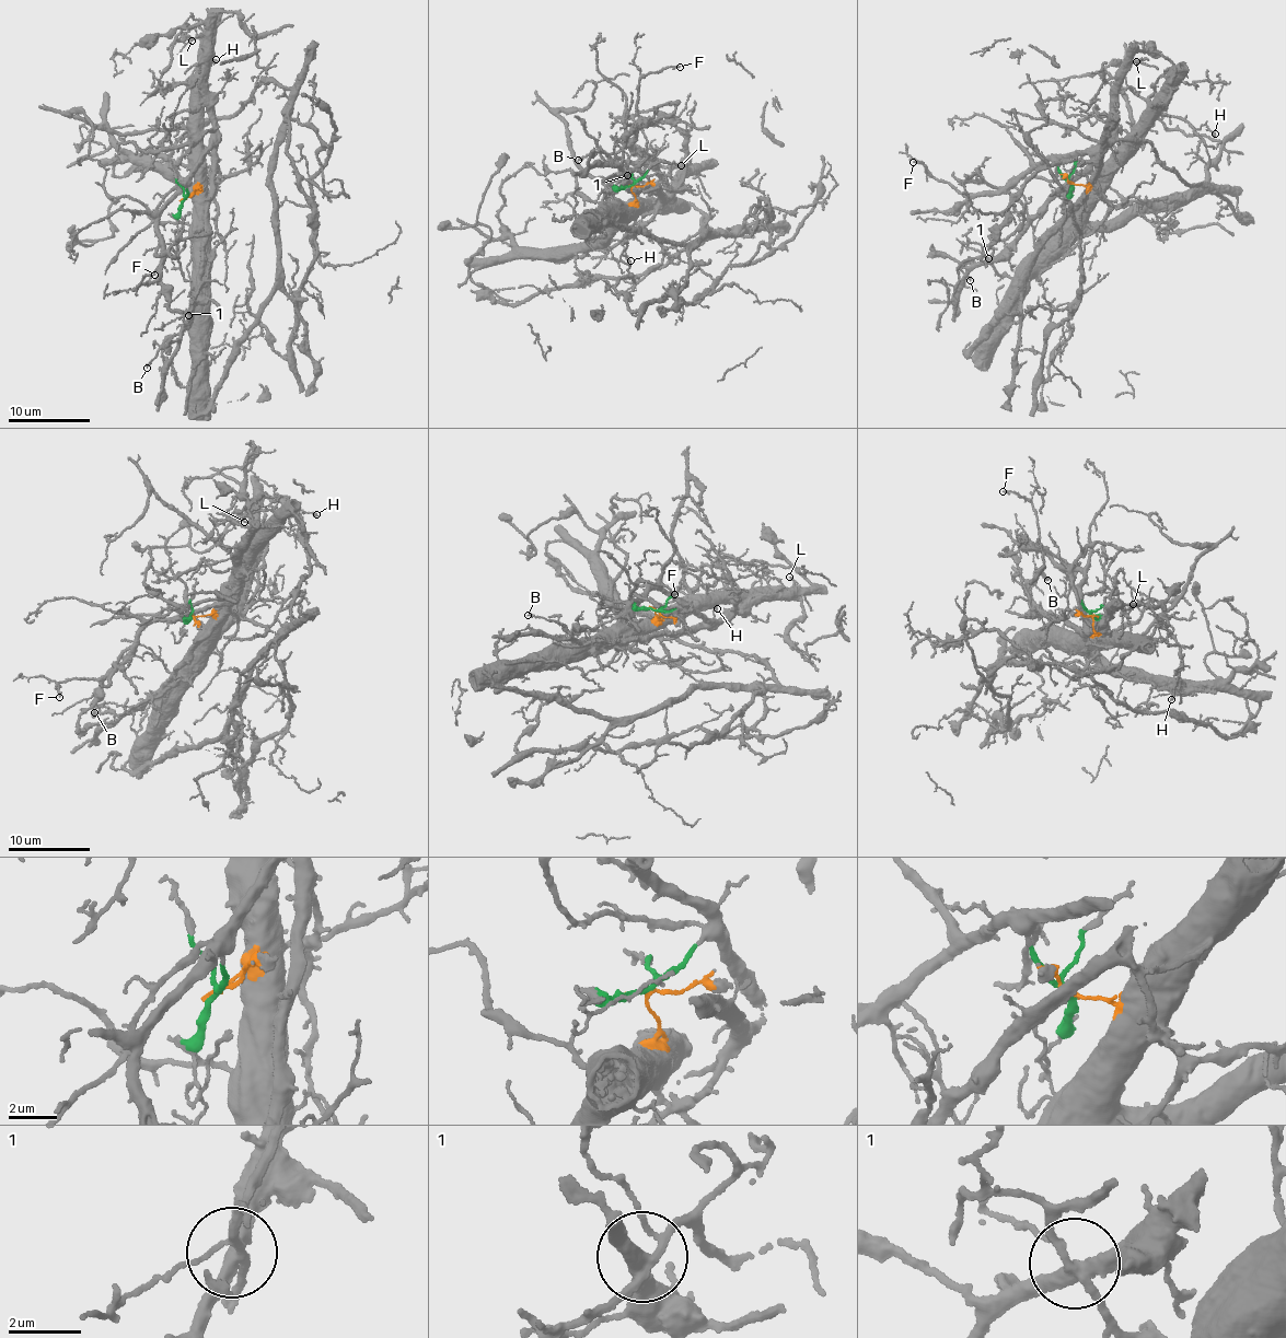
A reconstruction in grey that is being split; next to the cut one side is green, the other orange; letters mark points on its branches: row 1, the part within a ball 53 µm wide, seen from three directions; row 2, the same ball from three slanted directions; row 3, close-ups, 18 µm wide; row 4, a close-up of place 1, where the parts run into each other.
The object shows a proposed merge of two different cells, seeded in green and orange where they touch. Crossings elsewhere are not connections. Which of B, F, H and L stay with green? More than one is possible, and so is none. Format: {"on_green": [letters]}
{"on_green": ["B", "F", "L"]}

